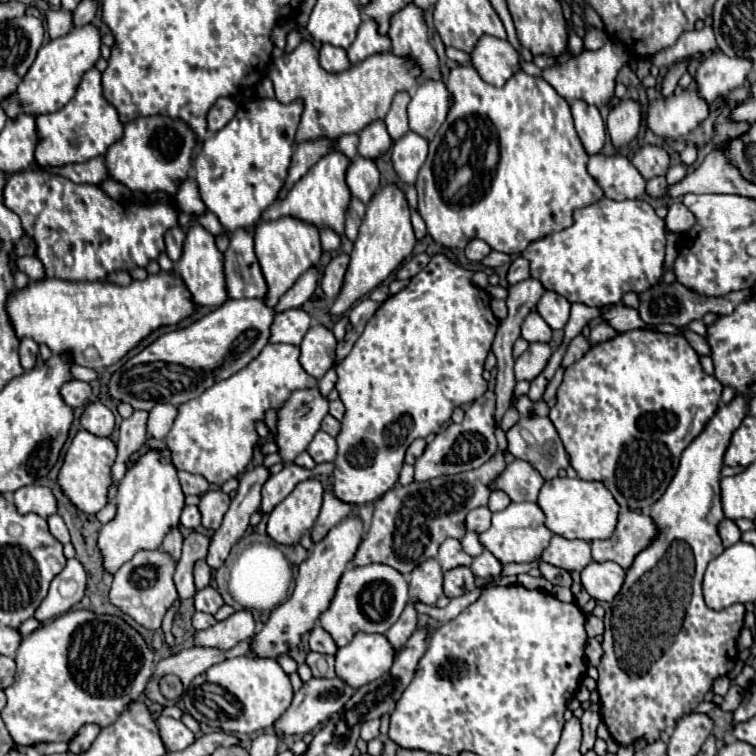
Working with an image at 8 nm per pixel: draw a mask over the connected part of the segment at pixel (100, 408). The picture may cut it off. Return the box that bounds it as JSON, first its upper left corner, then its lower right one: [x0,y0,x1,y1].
[81,402,115,438]

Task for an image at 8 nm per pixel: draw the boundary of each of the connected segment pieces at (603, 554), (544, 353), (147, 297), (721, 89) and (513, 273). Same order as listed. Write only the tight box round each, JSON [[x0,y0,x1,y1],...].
[[593,508,657,568],[515,342,553,380],[7,272,199,370],[695,52,751,100],[507,256,529,284]]

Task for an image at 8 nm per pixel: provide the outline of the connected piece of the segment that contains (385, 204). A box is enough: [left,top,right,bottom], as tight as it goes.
[331,184,415,314]

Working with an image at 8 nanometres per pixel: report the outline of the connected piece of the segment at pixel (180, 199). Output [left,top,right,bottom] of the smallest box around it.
[173,178,205,214]

